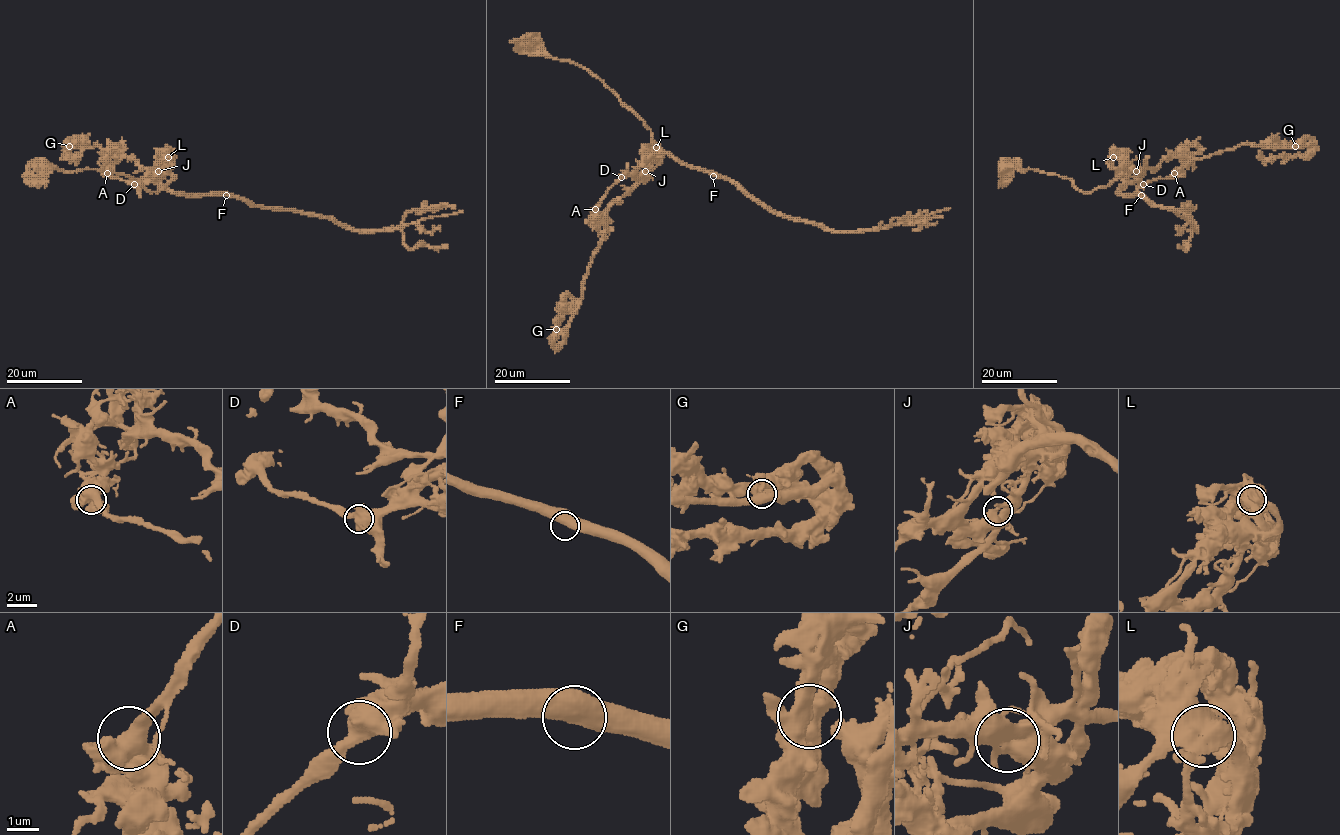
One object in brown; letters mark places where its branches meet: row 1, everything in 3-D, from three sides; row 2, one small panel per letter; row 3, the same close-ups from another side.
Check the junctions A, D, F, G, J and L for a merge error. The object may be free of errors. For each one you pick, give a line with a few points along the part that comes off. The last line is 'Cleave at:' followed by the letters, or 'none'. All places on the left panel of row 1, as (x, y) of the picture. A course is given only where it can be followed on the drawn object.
J: (158, 171), (149, 178), (178, 193), (228, 194), (258, 205), (332, 218), (358, 230), (400, 227), (462, 211)
Cleave at: J

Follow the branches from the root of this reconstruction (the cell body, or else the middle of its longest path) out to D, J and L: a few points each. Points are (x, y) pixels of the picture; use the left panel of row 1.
D: (41, 167), (53, 166), (62, 170), (102, 169), (124, 174), (155, 192), (175, 176), (163, 174), (134, 184)
J: (41, 167), (53, 166), (62, 170), (102, 169), (124, 174), (155, 192), (175, 176), (166, 170), (158, 171)
L: (41, 167), (124, 174), (158, 192), (175, 176), (168, 157)

